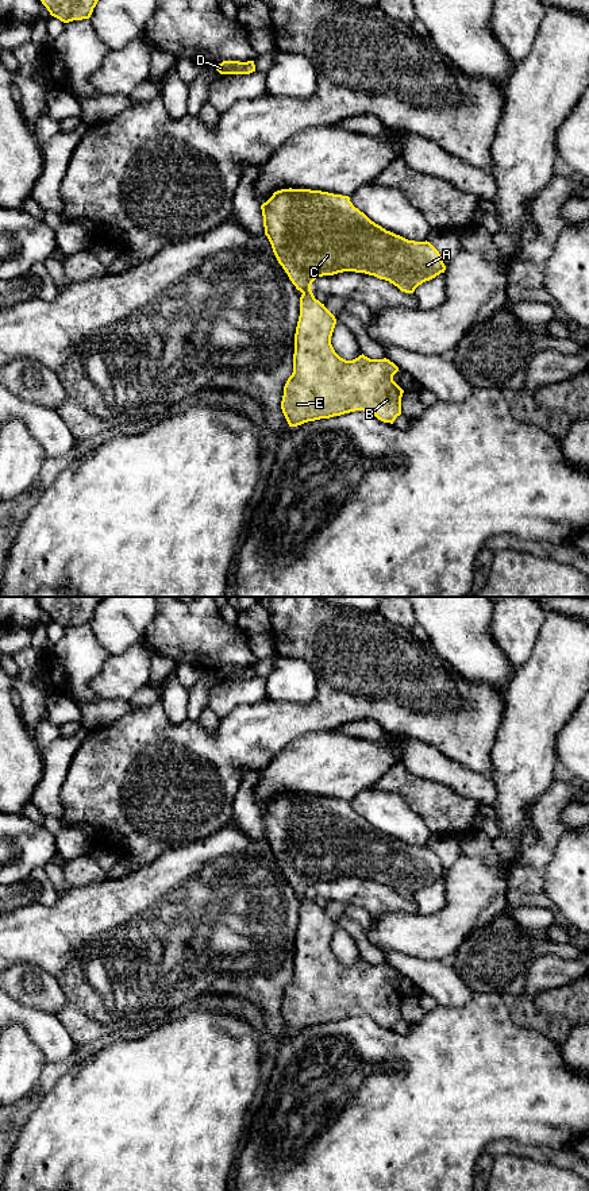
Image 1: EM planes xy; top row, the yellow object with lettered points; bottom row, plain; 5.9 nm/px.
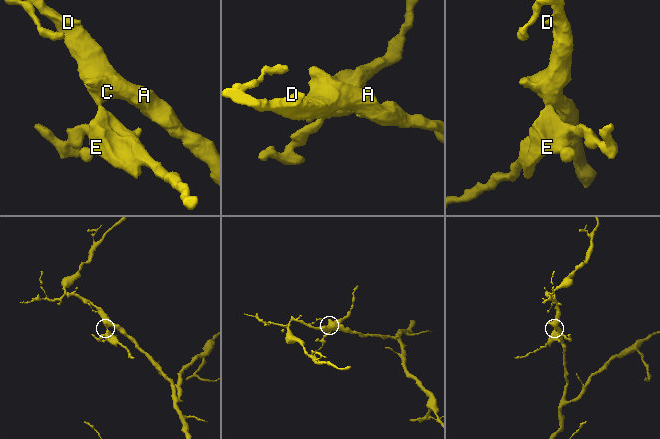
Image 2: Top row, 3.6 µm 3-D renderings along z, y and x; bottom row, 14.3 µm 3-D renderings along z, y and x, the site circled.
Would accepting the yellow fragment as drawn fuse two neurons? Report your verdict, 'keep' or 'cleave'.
cleave

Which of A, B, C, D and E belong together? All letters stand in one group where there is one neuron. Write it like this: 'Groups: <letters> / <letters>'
Groups: A C D / B E

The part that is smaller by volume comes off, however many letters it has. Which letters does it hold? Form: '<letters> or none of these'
B, E

